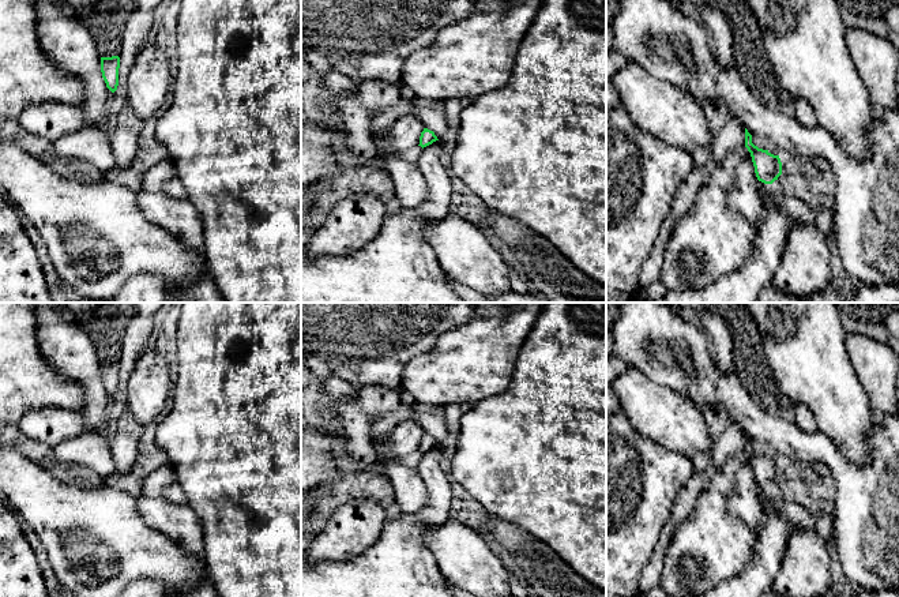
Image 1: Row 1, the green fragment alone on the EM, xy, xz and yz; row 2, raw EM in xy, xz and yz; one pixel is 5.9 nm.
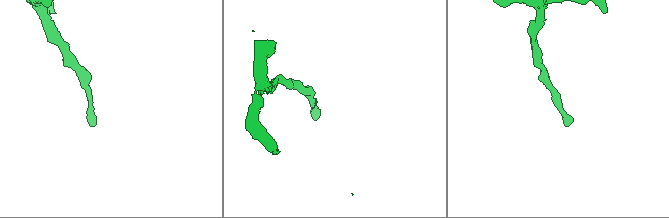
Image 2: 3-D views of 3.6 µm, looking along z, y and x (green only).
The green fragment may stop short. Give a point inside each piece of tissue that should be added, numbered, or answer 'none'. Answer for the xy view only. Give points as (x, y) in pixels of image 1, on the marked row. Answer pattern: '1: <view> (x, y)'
none

